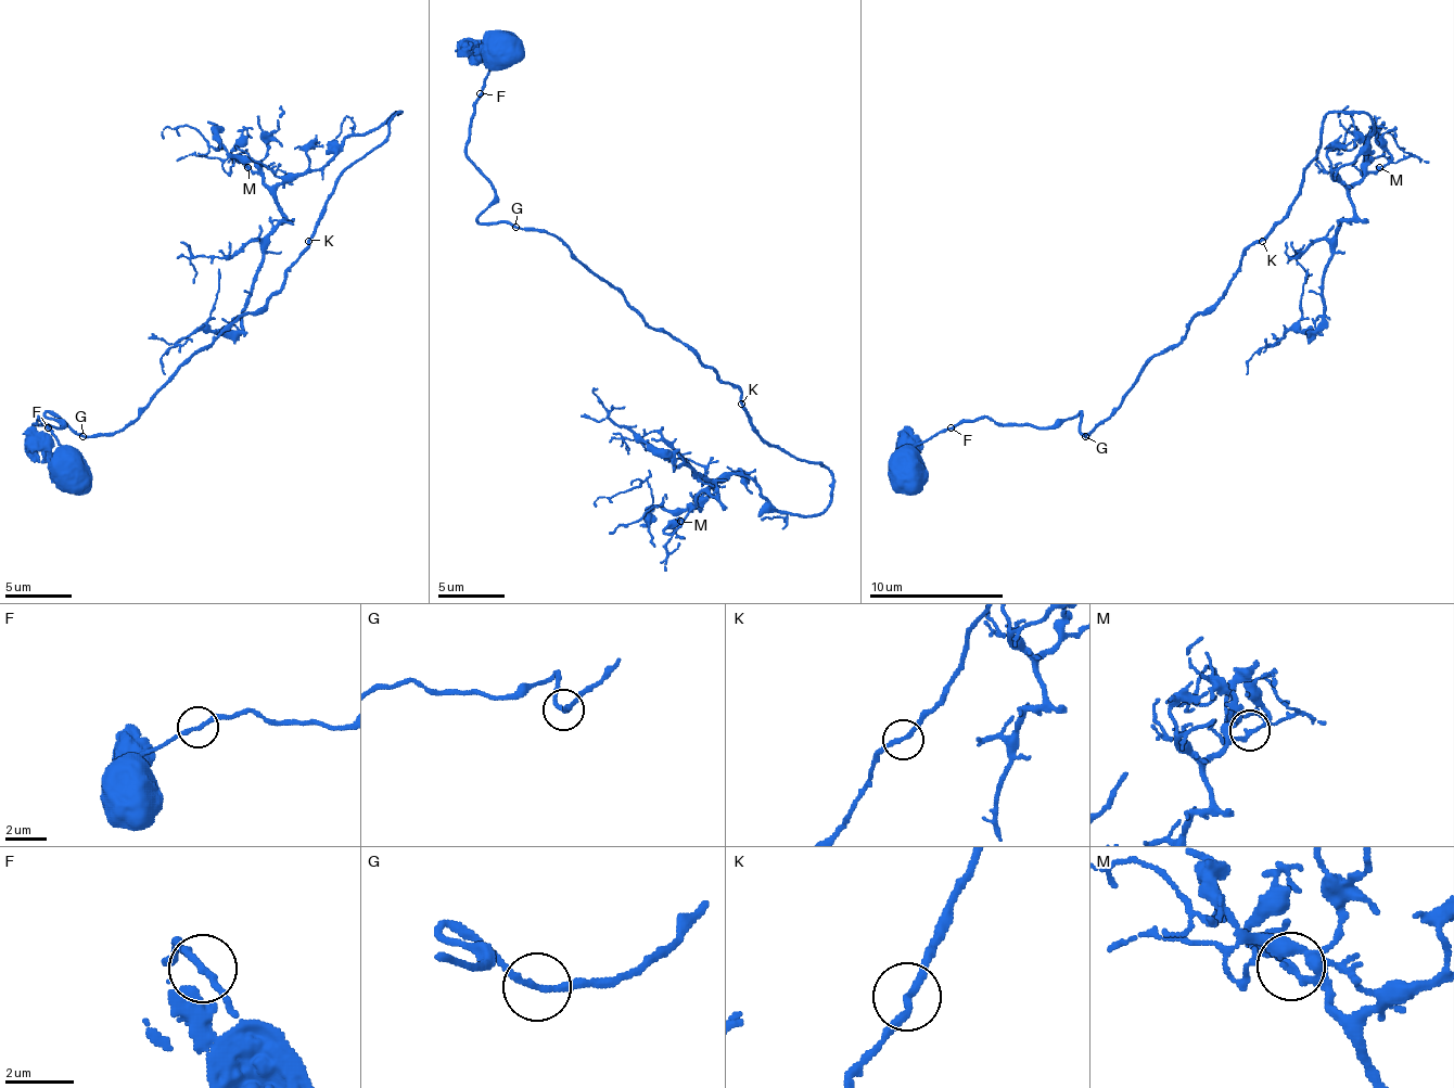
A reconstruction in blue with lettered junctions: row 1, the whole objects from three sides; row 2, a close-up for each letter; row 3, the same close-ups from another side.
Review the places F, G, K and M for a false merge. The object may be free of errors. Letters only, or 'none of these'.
none of these

